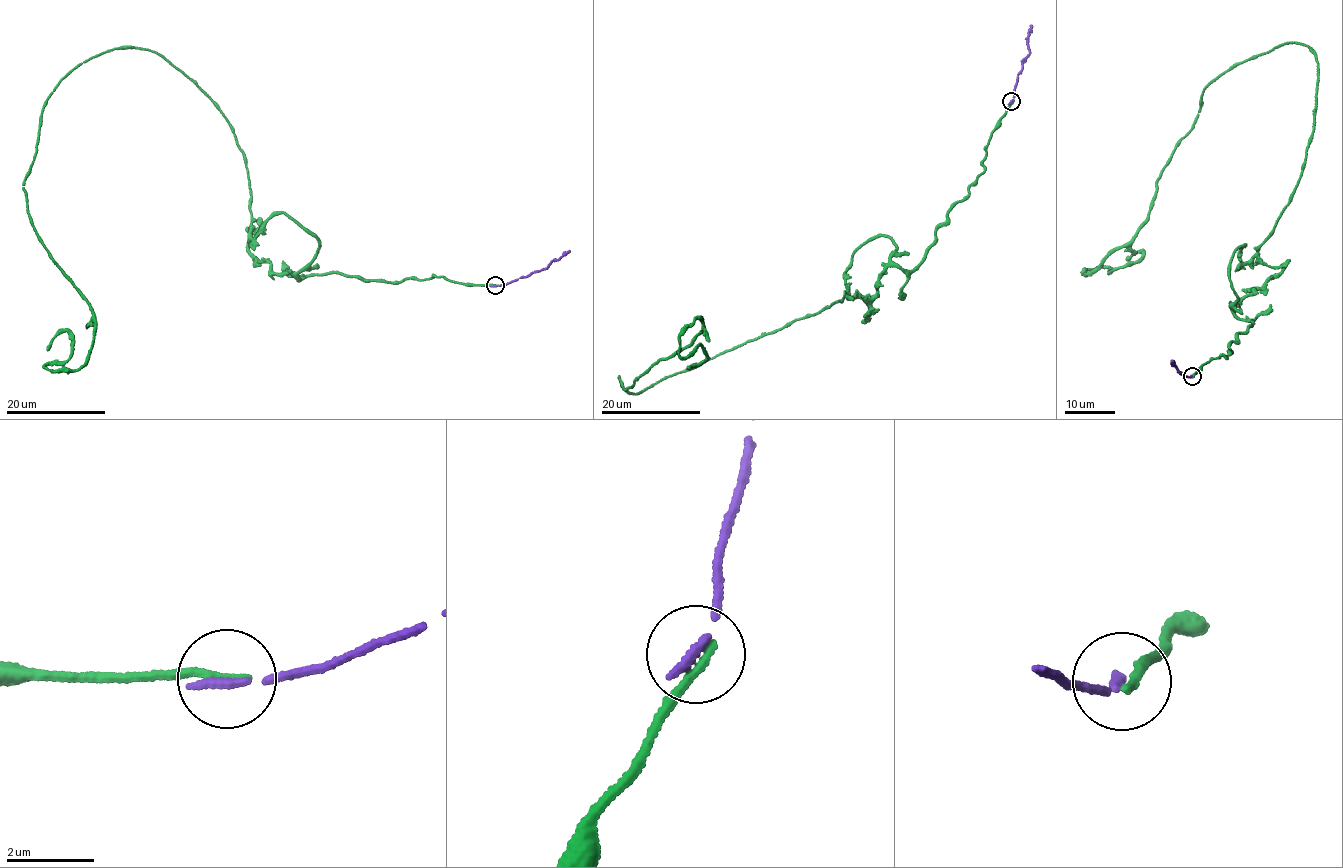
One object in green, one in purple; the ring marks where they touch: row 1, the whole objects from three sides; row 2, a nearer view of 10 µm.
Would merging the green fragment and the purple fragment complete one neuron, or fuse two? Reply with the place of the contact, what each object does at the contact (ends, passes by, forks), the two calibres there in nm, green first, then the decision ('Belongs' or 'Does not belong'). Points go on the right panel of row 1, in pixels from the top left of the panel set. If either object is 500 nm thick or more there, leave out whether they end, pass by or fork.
Place: (1192, 376). At the ring green ends. At the ring purple ends. Thickness 200 nm (green) against 200 nm. Does not belong

